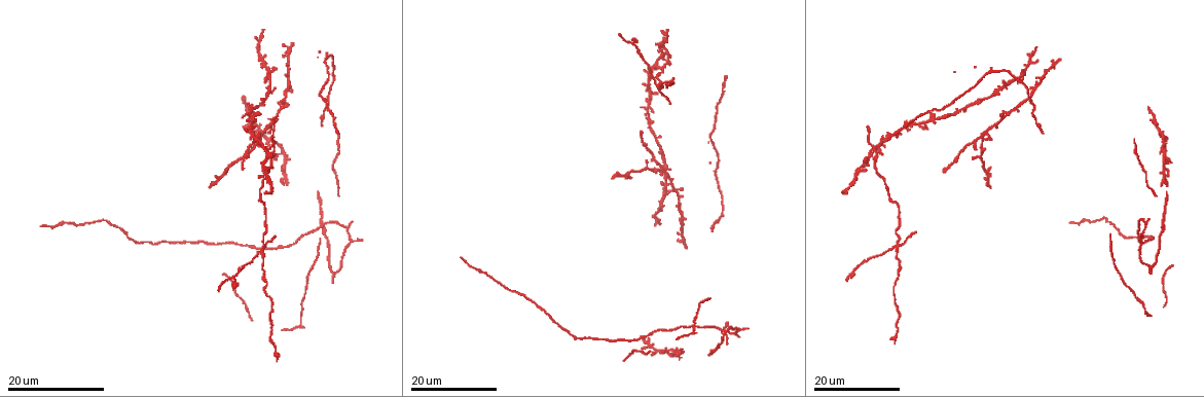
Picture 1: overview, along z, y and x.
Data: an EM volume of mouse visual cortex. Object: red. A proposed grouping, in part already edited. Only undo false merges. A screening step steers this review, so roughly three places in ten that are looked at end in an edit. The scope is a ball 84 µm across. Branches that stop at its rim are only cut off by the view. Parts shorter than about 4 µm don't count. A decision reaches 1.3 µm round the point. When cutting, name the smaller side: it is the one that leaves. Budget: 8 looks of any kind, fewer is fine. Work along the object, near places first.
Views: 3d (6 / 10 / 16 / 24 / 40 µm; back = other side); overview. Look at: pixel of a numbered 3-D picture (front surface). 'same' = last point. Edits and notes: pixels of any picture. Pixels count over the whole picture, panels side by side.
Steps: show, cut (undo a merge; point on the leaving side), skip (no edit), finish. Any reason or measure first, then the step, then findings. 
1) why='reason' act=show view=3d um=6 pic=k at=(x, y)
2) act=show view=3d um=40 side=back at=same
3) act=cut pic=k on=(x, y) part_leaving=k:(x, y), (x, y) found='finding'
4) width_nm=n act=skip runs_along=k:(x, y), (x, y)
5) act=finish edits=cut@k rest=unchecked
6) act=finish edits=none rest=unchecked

why='arms part here' act=show view=3d um=24 pic=1 at=(267, 150)

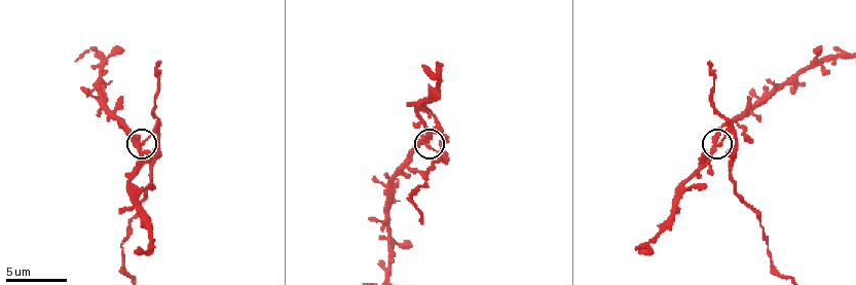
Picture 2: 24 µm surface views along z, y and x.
act=show view=3d um=6 pic=2 at=(429, 146)

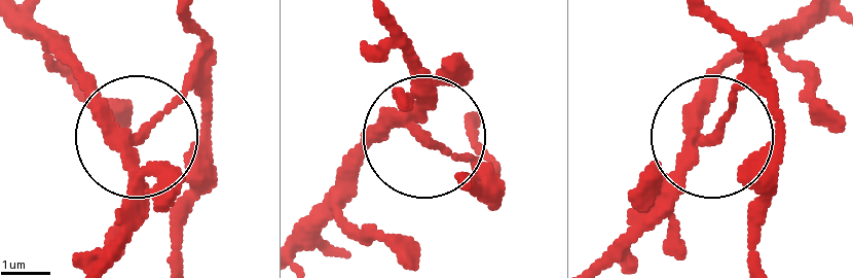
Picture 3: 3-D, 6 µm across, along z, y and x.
width_nm=160 act=cut pic=3 on=(204, 118) part_leaving=3:(157, 117), (182, 93), (207, 122), (207, 182), (182, 256) found='a second neuron is stuck on'

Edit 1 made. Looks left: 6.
why='three-way junction' act=show view=3d um=16 pic=1 at=(682, 219)

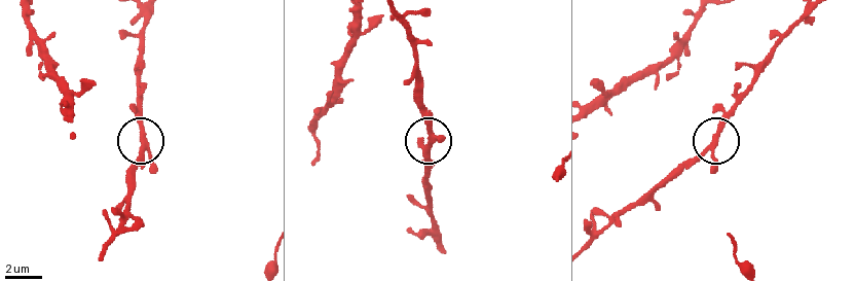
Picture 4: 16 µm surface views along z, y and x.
why='closer look' act=show view=3d um=10 pic=4 at=(143, 147)

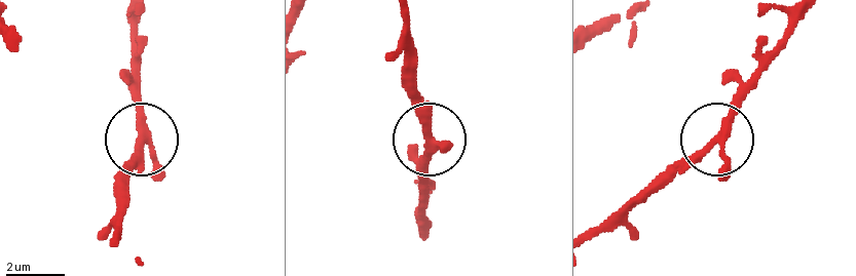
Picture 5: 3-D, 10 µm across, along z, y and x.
side_arm_um=60 arms=3 act=skip found='one neuron here'

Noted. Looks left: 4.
why='four arms meet' act=show view=3d um=16 pic=1 at=(264, 130)

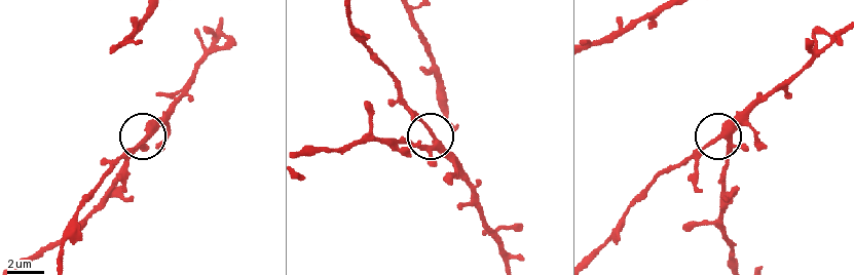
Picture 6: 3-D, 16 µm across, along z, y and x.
act=show view=3d um=10 pic=6 at=(146, 135)

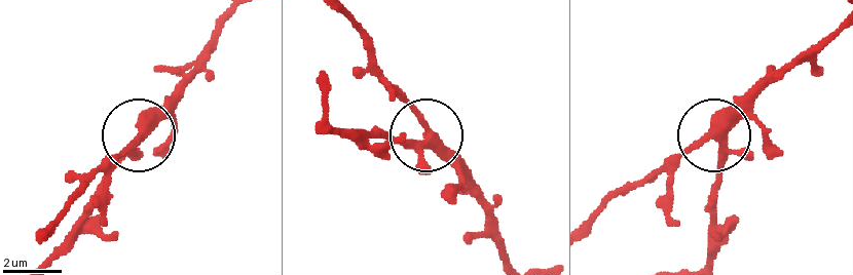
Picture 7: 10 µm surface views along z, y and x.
width_nm=290 act=skip found='all the same neuron'

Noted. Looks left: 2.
why='four or more arms meet' act=show view=3d um=16 pic=1 at=(268, 78)

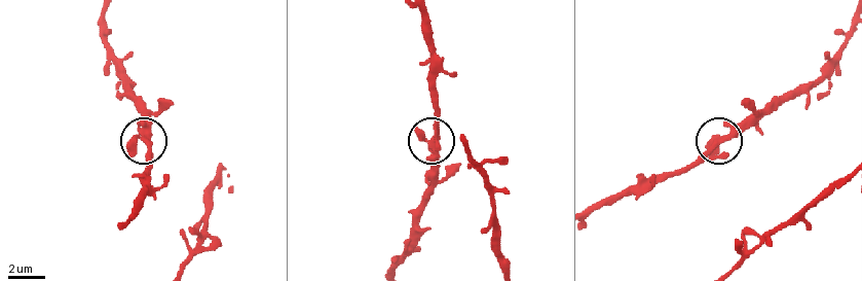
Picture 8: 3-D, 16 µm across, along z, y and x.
act=show view=3d um=6 pic=8 at=(713, 146)

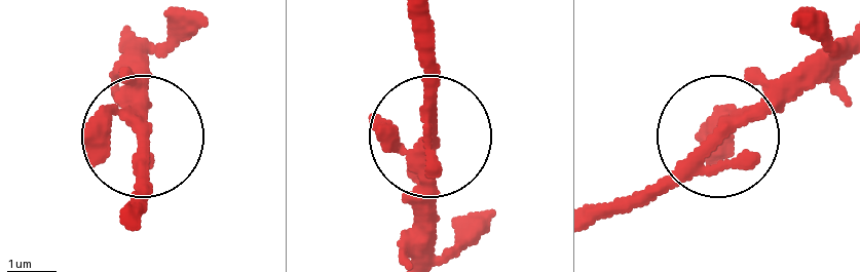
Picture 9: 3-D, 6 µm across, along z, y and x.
width_nm=280 act=skip found='one neuron here'

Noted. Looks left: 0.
act=finish edits=cut@3 rest=unchecked

